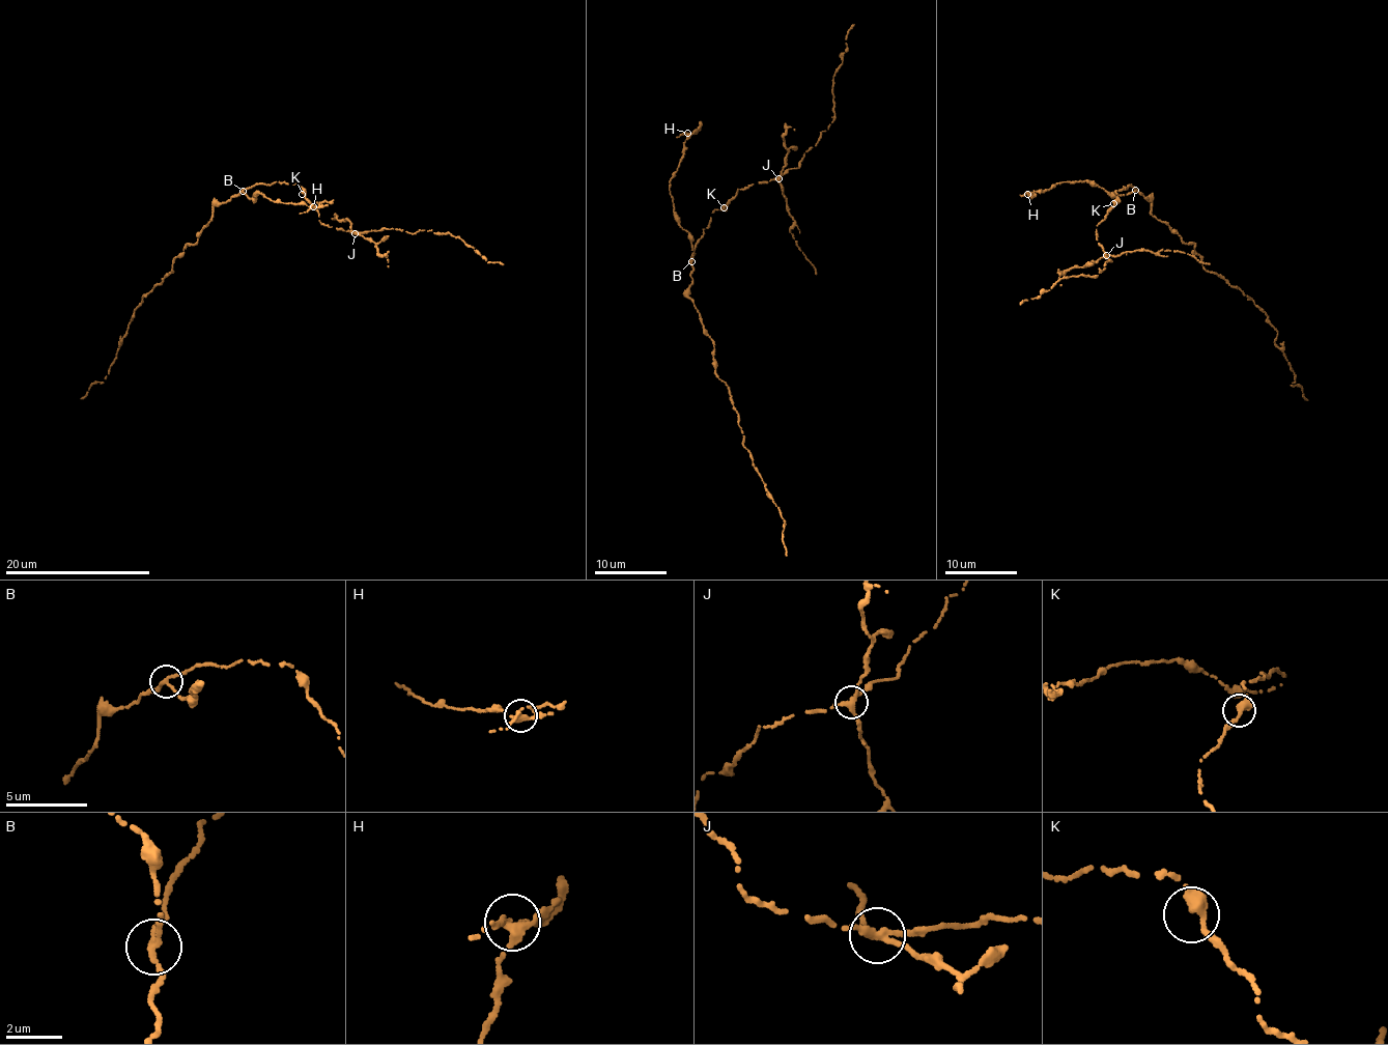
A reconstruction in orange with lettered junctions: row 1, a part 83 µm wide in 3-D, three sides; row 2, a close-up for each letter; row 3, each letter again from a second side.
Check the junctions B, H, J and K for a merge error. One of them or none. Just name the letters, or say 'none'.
J

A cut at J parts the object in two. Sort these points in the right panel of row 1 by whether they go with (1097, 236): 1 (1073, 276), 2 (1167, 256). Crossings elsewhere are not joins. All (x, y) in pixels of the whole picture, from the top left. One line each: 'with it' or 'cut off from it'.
1: with it
2: cut off from it

